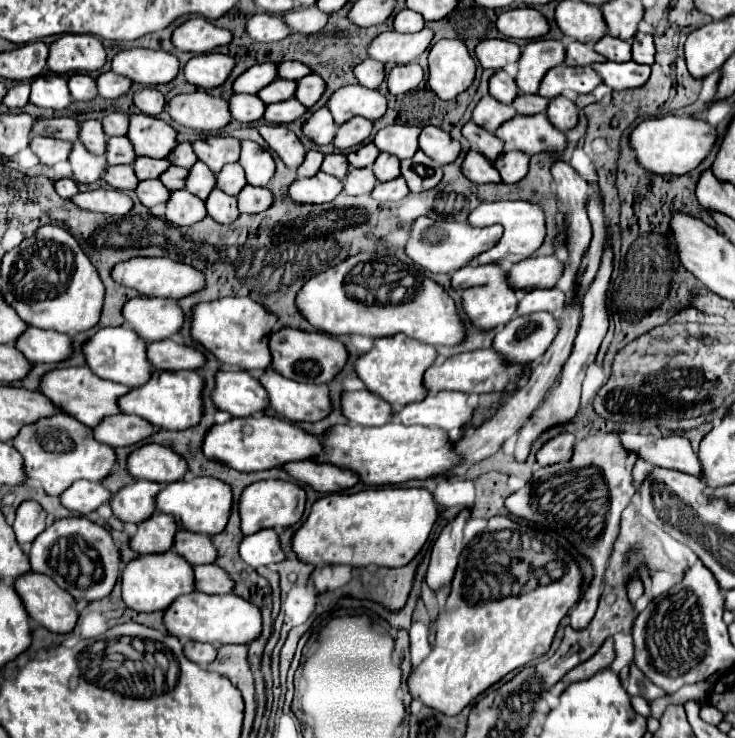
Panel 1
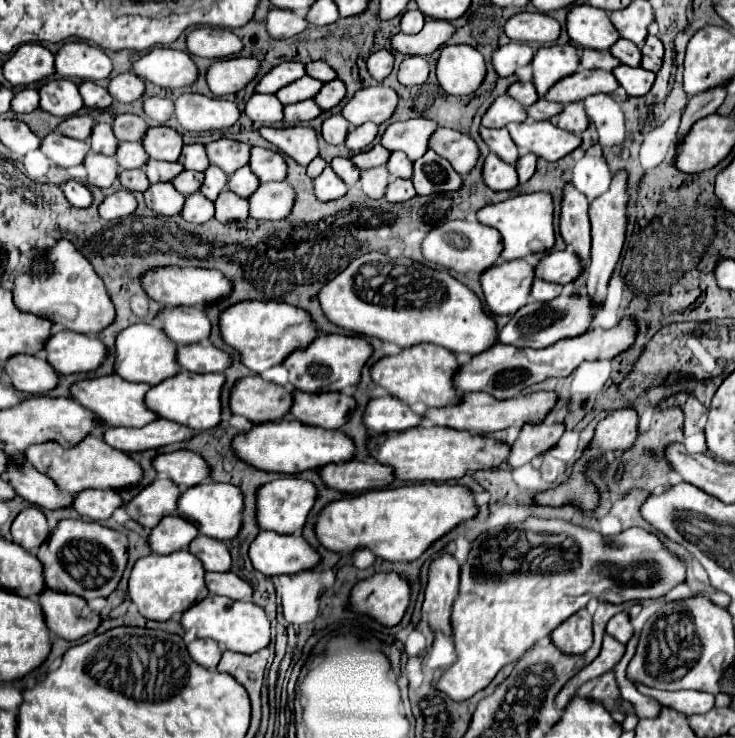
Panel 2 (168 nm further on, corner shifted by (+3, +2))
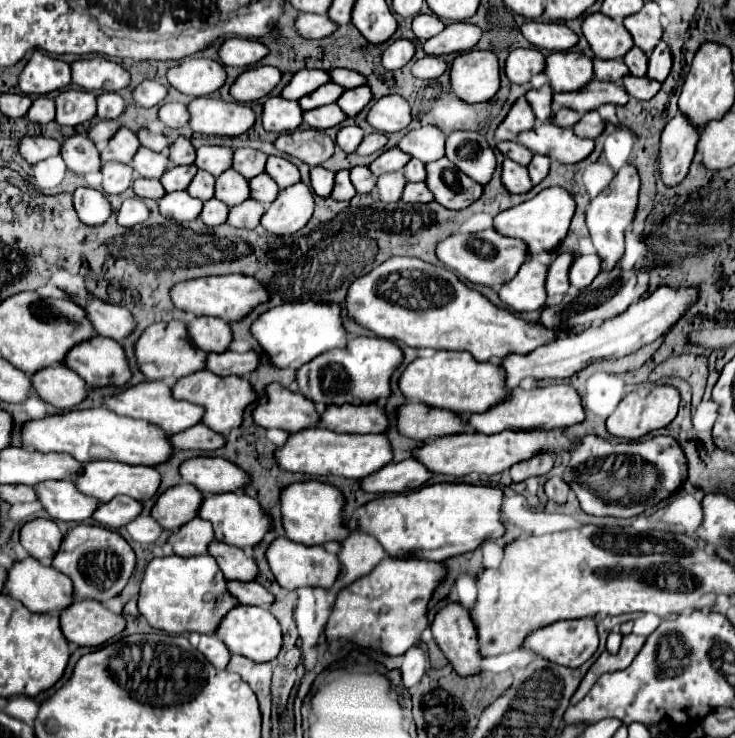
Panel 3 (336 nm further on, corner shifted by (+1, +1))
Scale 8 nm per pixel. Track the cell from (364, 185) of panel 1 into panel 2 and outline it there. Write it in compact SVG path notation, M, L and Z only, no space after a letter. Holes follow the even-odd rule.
M379 166L379 168L371 168L371 170L363 170L361 172L361 180L359 180L359 186L361 190L365 192L365 196L373 198L373 200L379 200L385 196L385 188L389 184L389 172L385 166Z

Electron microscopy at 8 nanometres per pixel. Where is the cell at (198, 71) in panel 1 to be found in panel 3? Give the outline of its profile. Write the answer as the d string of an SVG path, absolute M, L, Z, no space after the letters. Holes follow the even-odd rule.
M255 65L243 71L231 85L229 93L235 101L247 103L267 95L281 81L281 71L271 65Z

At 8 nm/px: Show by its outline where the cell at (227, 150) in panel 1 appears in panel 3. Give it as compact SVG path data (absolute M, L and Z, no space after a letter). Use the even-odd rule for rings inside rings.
M239 147L233 151L233 169L237 173L241 173L245 179L255 177L257 173L265 171L265 161L267 155L257 151L257 149L249 149L249 147Z

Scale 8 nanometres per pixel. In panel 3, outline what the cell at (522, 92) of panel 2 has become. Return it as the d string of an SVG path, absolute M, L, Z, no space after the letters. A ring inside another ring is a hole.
M543 85L541 89L529 89L525 99L529 101L533 113L537 119L549 119L551 117L551 87Z

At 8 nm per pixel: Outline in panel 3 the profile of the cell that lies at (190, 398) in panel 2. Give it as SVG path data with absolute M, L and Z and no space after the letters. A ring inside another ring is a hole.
M201 369L201 371L187 375L187 377L181 377L173 385L171 393L177 399L185 399L185 401L191 401L195 405L201 405L205 409L205 417L201 419L201 423L207 425L209 429L213 429L215 433L221 433L221 435L227 435L231 429L239 427L241 419L243 419L241 417L243 409L257 399L257 395L253 393L253 389L245 377L237 377L237 375L221 377L221 375L215 375L207 369Z

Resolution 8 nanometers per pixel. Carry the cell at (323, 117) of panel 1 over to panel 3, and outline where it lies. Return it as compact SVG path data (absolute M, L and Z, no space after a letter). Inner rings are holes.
M347 125L347 127L341 127L341 129L339 129L335 143L337 143L343 151L353 153L353 151L359 147L363 135L365 135L365 131L363 131L361 127L357 127L357 125Z

